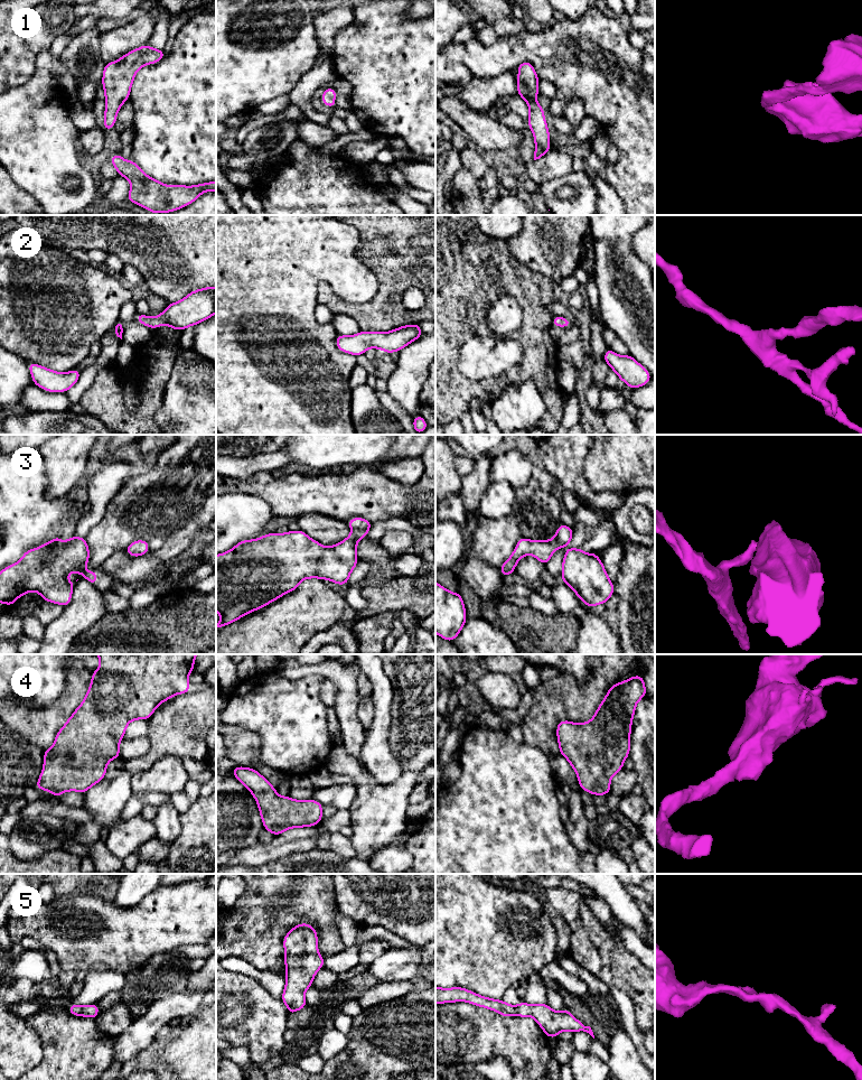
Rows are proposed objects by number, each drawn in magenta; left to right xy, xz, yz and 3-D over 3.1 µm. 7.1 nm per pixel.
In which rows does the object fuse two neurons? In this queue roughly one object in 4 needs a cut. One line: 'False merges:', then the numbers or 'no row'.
False merges: no row

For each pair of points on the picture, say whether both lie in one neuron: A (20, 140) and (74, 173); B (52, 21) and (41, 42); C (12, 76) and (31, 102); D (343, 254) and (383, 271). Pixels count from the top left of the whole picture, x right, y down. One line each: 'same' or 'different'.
A: same
B: same
C: different
D: different

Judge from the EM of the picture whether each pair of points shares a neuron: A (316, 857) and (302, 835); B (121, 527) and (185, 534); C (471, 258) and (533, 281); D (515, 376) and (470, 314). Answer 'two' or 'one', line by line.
A: two
B: two
C: one
D: one

